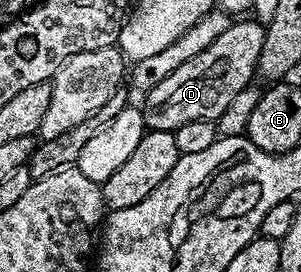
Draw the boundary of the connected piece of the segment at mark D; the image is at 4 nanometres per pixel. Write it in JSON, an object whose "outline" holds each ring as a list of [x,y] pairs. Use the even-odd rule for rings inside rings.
{"outline":[[[241,19],[232,23],[206,50],[187,59],[154,89],[146,92],[143,97],[146,130],[172,133],[179,127],[192,125],[194,121],[216,122],[217,117],[227,111],[231,99],[235,99],[239,91],[250,88],[252,81],[249,80],[255,77],[263,48],[265,28],[256,19]]]}

